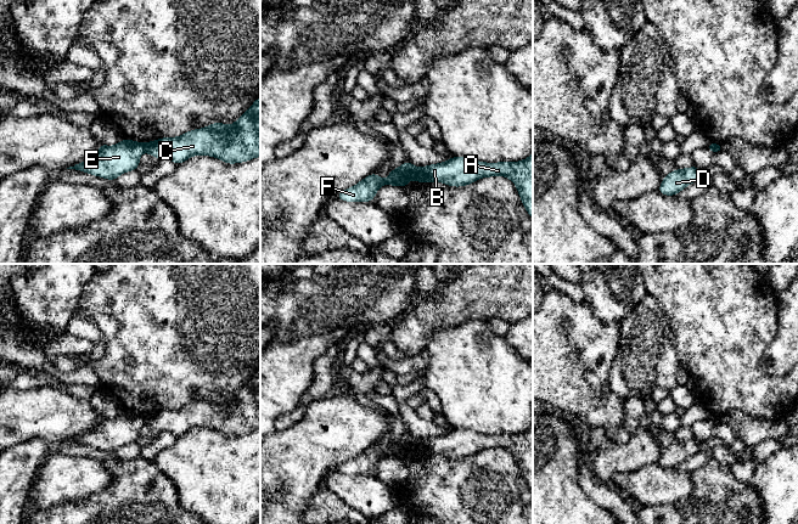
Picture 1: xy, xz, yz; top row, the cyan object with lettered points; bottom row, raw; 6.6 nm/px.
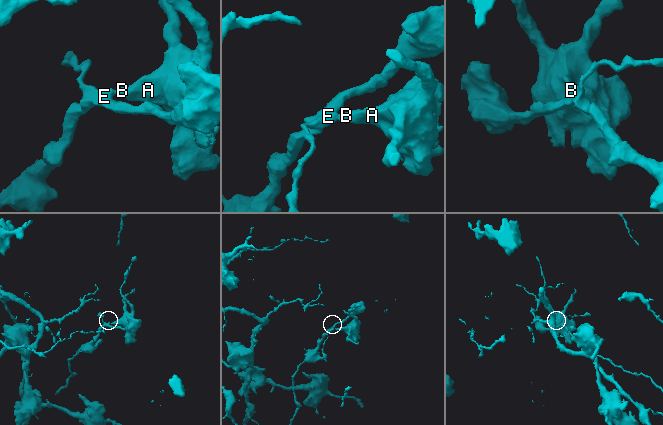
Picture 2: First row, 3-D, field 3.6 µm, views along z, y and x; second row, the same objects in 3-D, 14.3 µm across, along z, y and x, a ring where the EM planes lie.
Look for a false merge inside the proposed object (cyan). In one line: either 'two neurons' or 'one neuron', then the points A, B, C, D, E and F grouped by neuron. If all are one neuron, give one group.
two neurons | A B C / D E F

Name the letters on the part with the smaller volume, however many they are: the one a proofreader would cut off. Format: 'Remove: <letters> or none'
Remove: D, E, F

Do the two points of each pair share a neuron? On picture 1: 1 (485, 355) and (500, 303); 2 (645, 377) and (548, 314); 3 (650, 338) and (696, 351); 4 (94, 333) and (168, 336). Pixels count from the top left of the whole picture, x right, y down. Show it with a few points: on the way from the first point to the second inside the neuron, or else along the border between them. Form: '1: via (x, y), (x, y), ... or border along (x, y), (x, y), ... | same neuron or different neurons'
1: border along (488, 321), (467, 320), (460, 325) | different neurons
2: border along (622, 330), (619, 345), (608, 377), (608, 386) | different neurons
3: border along (667, 317), (672, 330), (672, 344), (680, 362) | different neurons
4: border along (79, 314), (86, 315), (94, 322), (105, 345) | different neurons

